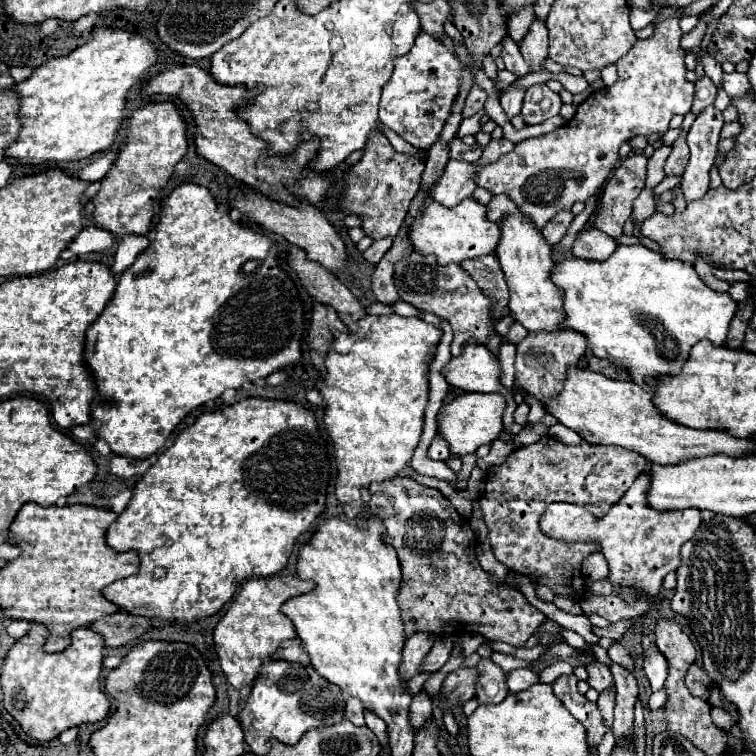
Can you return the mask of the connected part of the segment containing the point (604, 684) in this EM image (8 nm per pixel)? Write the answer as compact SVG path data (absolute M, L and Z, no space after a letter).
M600 661L588 663L588 665L586 665L586 671L588 671L588 683L590 683L590 687L594 687L596 691L602 693L604 689L608 689L608 687L614 685L612 675L610 675L610 671L608 671L608 667L606 667L604 663L600 663Z

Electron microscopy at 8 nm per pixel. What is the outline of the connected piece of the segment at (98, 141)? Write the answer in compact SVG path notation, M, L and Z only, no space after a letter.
M110 25L110 27L96 29L94 37L86 45L72 51L70 55L56 57L40 65L30 79L22 81L16 87L22 99L20 105L22 129L18 141L6 149L6 157L14 157L20 163L38 165L50 161L56 163L80 161L98 151L106 151L114 143L116 133L122 127L130 89L144 77L144 73L156 63L156 59L158 59L156 43L150 41L146 35Z

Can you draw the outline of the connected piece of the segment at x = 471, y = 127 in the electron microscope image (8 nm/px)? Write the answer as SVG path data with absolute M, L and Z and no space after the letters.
M480 111L478 115L474 115L470 119L464 119L462 125L460 125L460 129L458 129L458 139L466 137L466 135L476 135L480 131L480 117L482 115L484 115L484 111Z

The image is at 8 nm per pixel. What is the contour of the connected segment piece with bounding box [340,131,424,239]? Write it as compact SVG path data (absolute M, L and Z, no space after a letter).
M372 131L364 147L362 159L352 167L352 171L346 177L348 181L346 195L340 205L344 213L358 213L364 217L362 229L372 239L382 239L388 235L394 237L408 213L408 205L412 197L420 189L422 171L424 171L424 161L410 155L396 153L394 147L380 131Z

